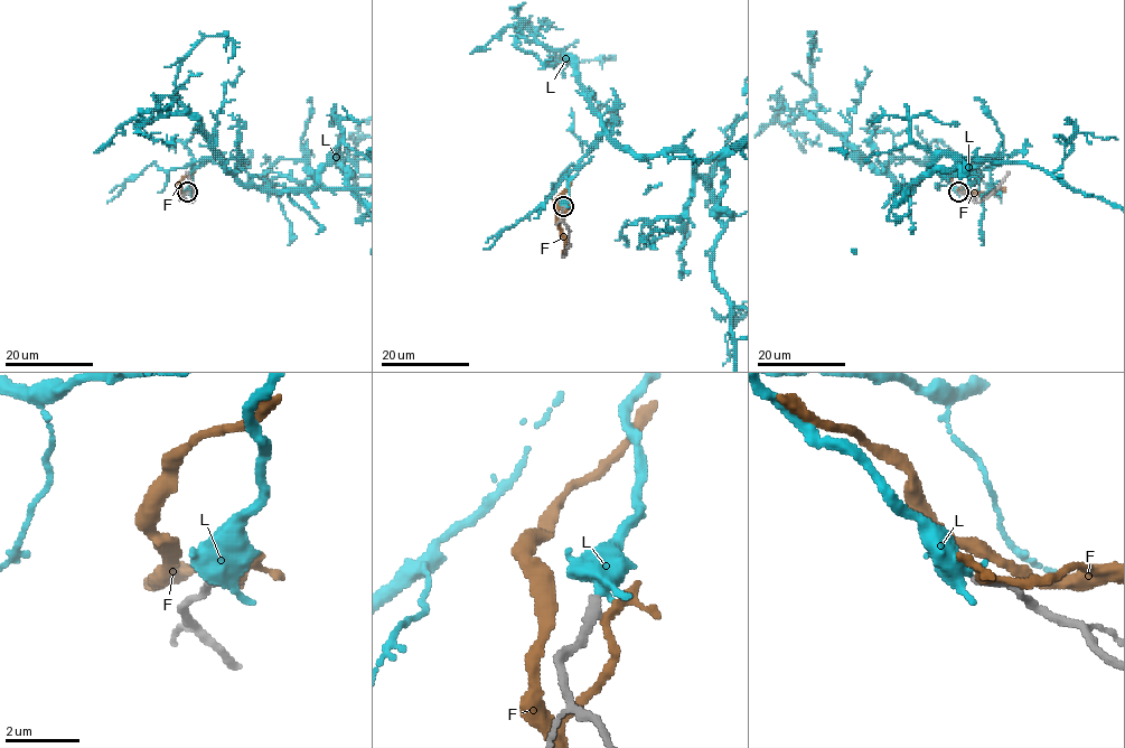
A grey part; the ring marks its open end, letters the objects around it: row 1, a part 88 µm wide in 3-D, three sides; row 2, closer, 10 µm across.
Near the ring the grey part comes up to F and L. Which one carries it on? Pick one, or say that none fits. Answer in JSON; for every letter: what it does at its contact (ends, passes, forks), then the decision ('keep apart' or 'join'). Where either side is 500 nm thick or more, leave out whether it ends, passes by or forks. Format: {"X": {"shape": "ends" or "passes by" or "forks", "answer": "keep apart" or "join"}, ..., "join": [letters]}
{"F": {"shape": "passes by", "answer": "keep apart"}, "L": {"shape": "passes by", "answer": "join"}, "join": ["L"]}

